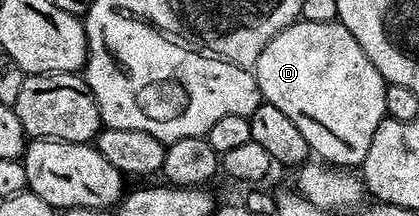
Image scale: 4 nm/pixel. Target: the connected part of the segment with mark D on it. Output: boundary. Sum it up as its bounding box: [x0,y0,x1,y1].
[252,19,388,170]

